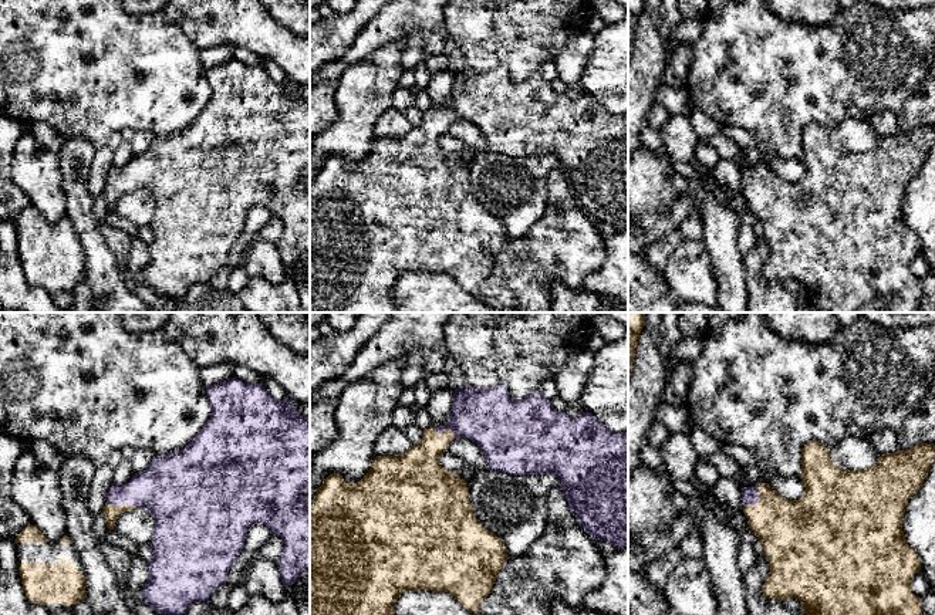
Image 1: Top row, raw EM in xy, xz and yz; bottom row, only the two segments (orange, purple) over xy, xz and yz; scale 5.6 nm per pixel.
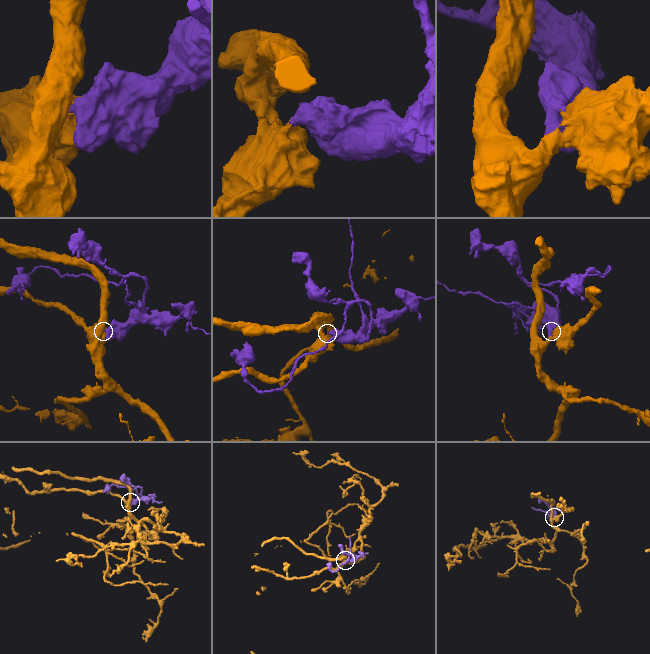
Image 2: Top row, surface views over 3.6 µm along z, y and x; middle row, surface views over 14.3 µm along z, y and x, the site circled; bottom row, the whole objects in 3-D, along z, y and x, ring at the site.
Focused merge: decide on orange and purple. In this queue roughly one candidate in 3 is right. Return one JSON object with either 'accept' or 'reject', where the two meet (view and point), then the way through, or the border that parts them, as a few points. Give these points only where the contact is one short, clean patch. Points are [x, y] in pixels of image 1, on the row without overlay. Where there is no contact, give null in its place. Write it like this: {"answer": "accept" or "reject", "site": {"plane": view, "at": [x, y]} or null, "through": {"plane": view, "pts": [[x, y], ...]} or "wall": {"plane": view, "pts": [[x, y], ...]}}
{"answer": "accept", "site": {"plane": "xz", "at": [446, 111]}, "through": {"plane": "xz", "pts": [[421, 147], [429, 129], [446, 111], [468, 100], [489, 100]]}}

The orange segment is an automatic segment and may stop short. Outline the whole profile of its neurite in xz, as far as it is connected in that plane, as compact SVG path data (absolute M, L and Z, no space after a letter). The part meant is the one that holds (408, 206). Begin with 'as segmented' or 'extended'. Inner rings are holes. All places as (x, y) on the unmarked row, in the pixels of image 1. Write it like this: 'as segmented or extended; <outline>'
extended; M466 65L453 72L446 107L425 111L421 124L402 136L374 139L372 149L354 166L331 155L310 183L310 312L396 312L394 287L406 271L449 274L477 295L507 236L502 222L475 199L465 162L439 145L449 125L460 118L479 128L487 151L520 159L556 156L580 207L595 223L628 229L628 115L608 112L588 94L577 99L557 94L537 71L526 81L513 82L506 67L482 71Z

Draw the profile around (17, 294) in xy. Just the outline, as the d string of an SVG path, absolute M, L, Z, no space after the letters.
M0 222L0 305L7 312L65 312L43 287L27 281L16 222Z

